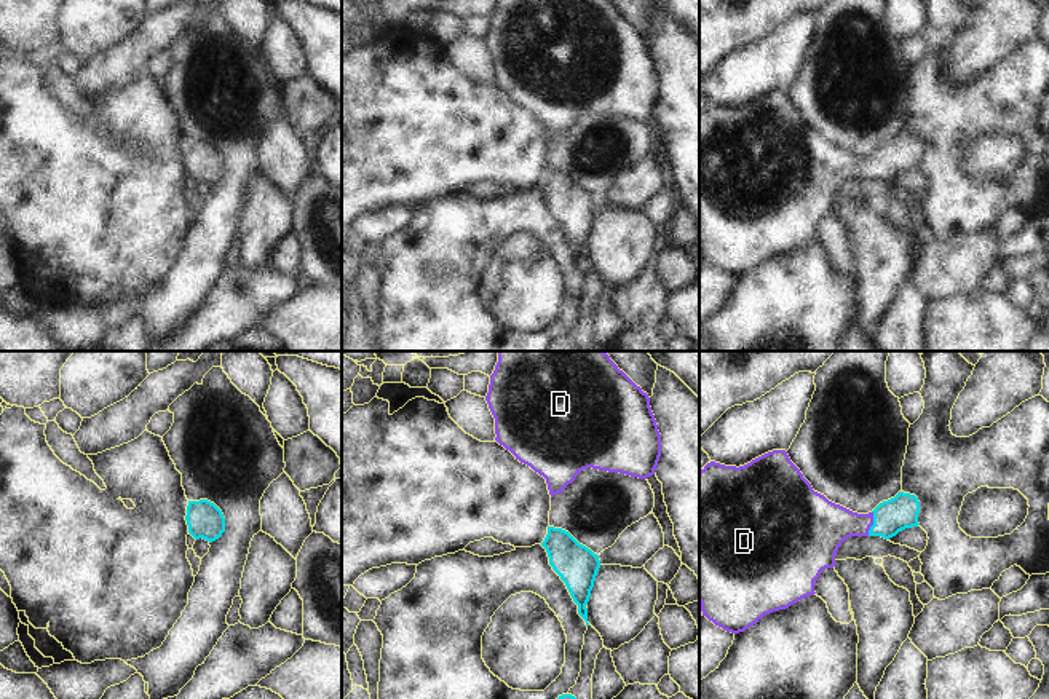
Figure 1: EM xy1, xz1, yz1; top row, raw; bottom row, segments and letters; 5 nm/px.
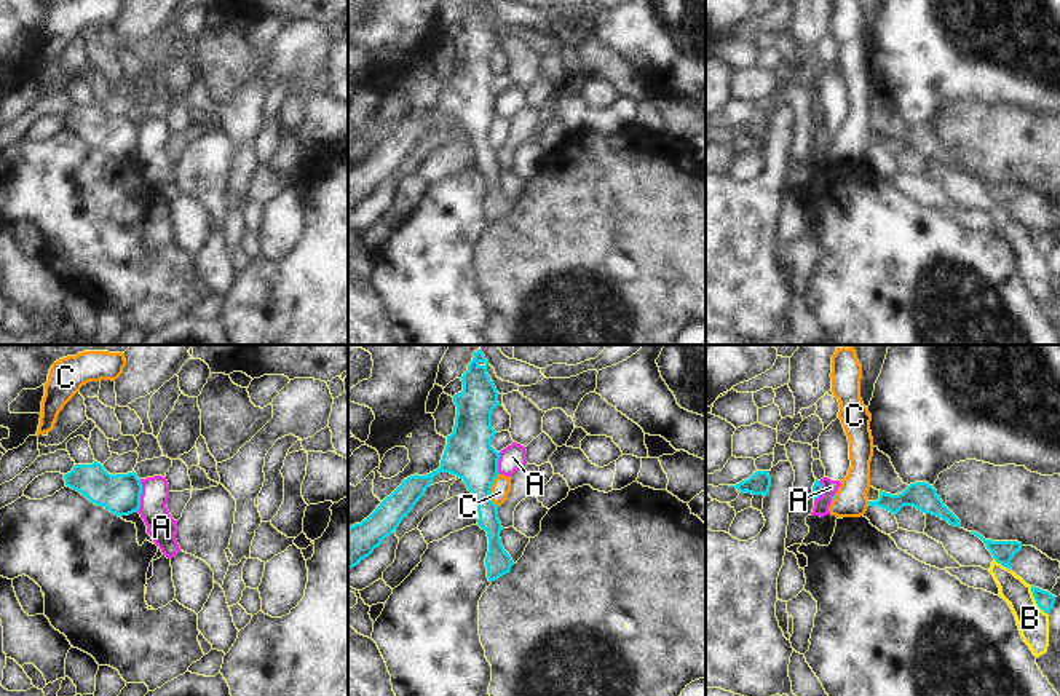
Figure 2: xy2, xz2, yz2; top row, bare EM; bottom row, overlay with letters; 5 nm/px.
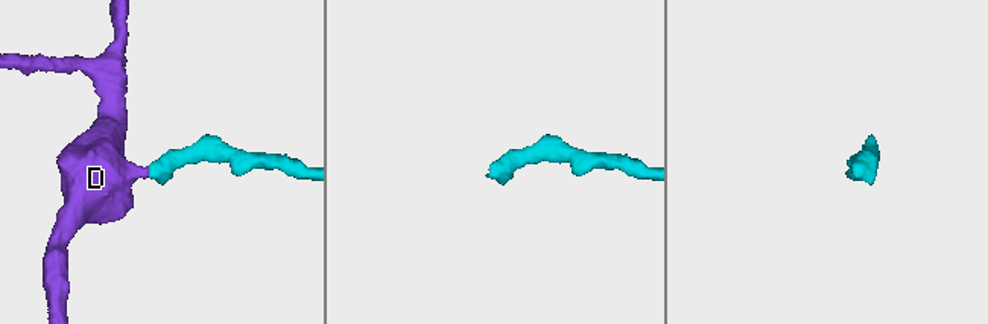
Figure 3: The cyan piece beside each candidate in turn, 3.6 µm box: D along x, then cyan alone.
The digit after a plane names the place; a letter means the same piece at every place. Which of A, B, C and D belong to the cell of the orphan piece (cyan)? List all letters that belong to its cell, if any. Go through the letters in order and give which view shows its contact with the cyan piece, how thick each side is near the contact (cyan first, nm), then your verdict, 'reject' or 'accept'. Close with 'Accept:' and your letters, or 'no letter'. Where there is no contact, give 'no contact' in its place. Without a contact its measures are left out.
A: xy2 | 200/150 nm | reject
B: yz2 | 90/160 nm | reject
C: xz2 | 240/90 nm | reject
D: yz1 | 170/240 nm | accept
Accept: D

